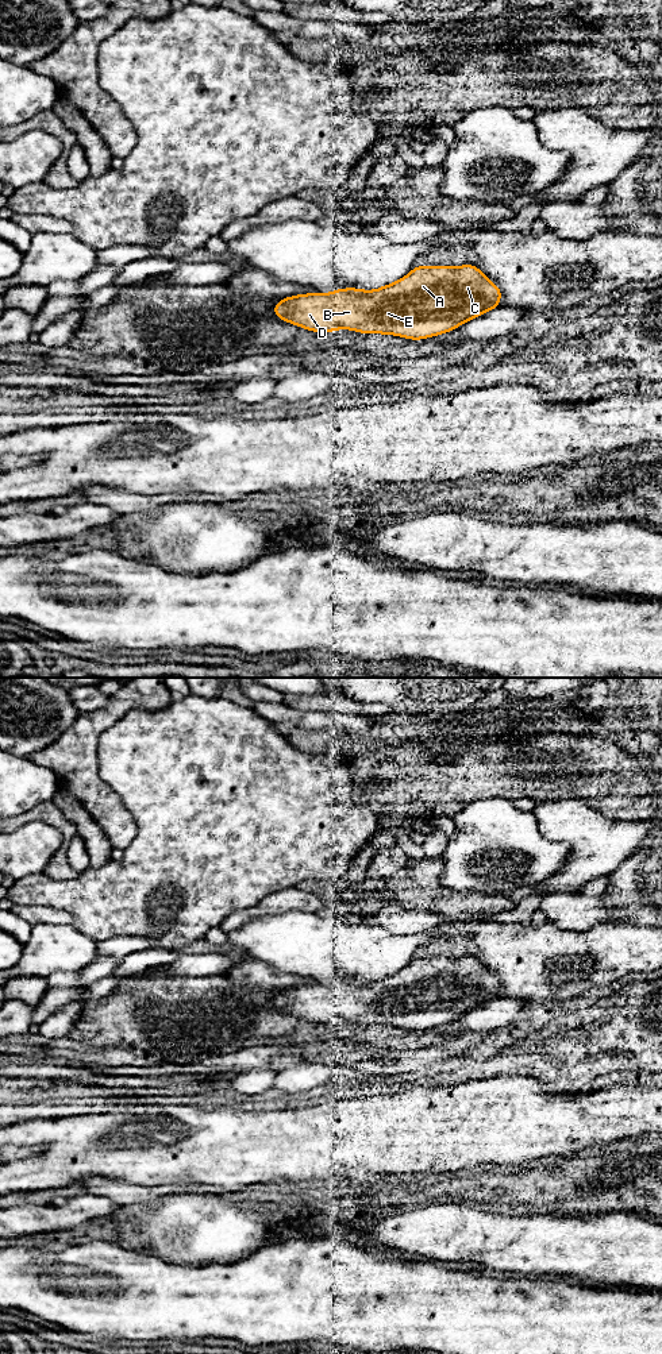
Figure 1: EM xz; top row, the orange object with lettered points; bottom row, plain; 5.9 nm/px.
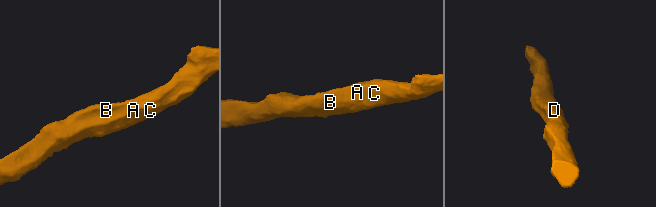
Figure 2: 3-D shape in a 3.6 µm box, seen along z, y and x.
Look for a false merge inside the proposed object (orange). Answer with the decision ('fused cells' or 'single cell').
single cell

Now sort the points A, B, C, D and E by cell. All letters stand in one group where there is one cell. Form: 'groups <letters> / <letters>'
groups A B C D E

